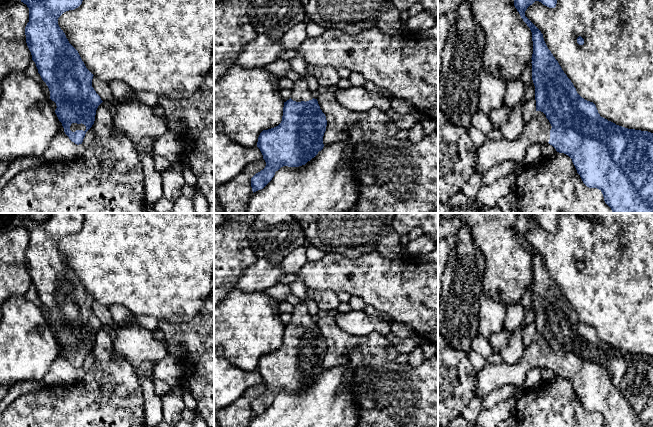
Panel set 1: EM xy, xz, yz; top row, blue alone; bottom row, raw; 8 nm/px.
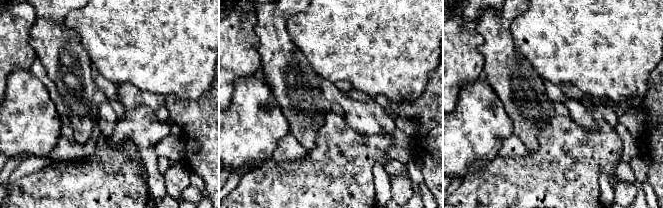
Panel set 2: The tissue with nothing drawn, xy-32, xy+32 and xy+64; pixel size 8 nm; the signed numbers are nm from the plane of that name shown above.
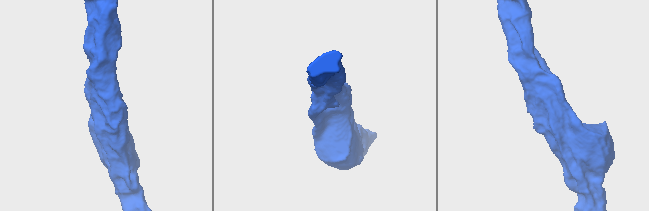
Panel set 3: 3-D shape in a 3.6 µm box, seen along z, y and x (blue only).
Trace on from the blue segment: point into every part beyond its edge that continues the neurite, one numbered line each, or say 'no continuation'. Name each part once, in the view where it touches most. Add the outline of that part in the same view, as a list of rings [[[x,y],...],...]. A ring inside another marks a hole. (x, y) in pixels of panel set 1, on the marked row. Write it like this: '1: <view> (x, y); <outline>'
1: xy (74, 126); [[[72,123],[71,126],[70,126],[70,130],[72,132],[75,132],[76,130],[83,130],[85,131],[86,130],[86,126],[84,124],[77,124],[77,123]]]

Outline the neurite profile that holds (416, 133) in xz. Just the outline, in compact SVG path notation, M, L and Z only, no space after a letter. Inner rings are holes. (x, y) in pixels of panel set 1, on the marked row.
M417 123L412 128L409 129L408 140L412 144L419 143L423 139L424 136L425 136L425 133L419 123Z

